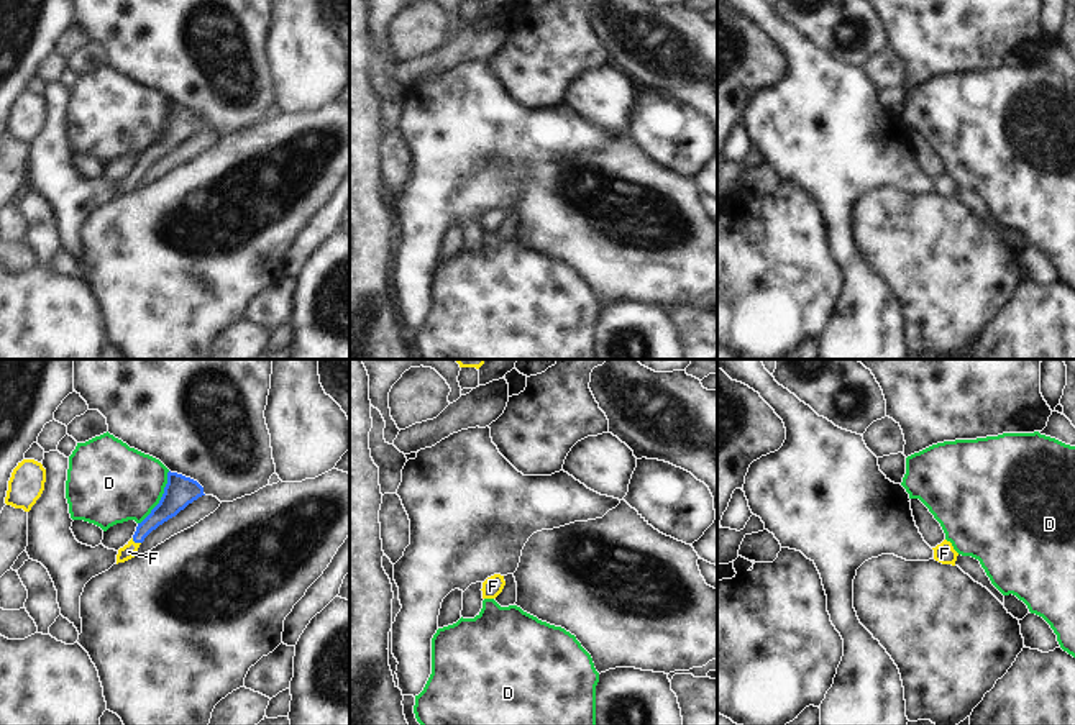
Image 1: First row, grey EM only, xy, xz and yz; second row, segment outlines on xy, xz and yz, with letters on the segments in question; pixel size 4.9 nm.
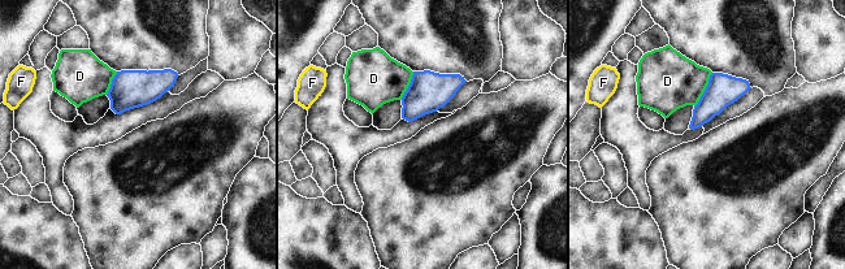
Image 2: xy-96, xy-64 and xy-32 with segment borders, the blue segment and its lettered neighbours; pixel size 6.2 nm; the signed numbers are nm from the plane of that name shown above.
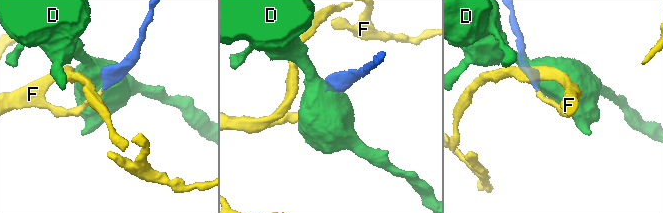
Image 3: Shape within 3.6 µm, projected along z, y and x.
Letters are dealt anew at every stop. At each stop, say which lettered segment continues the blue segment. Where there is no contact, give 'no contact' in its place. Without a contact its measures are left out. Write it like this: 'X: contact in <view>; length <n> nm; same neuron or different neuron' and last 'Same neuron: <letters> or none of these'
D: contact in xy; length 300 nm; different neuron
F: contact in xy; length 50 nm; same neuron
Same neuron: F

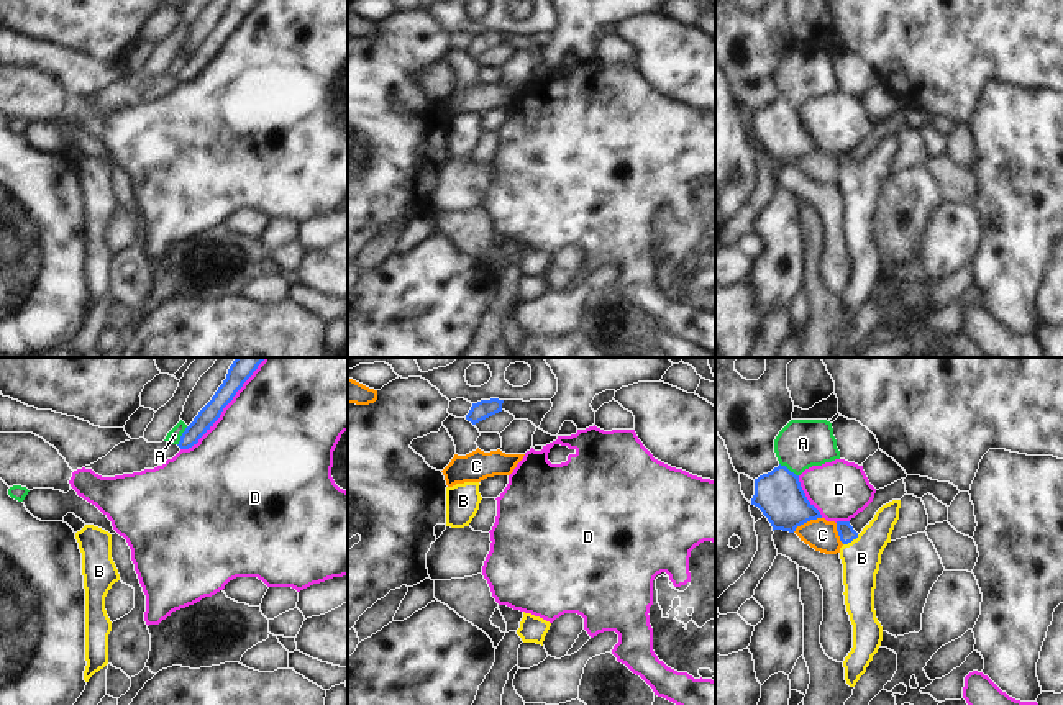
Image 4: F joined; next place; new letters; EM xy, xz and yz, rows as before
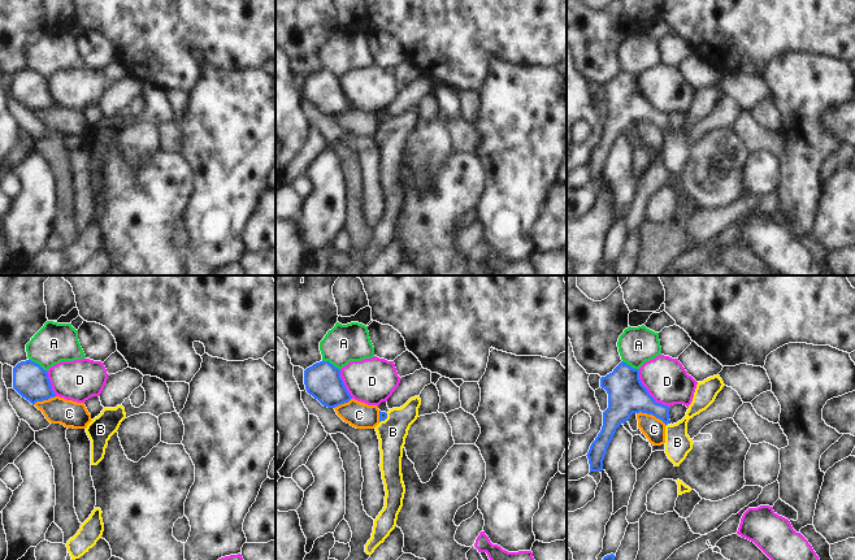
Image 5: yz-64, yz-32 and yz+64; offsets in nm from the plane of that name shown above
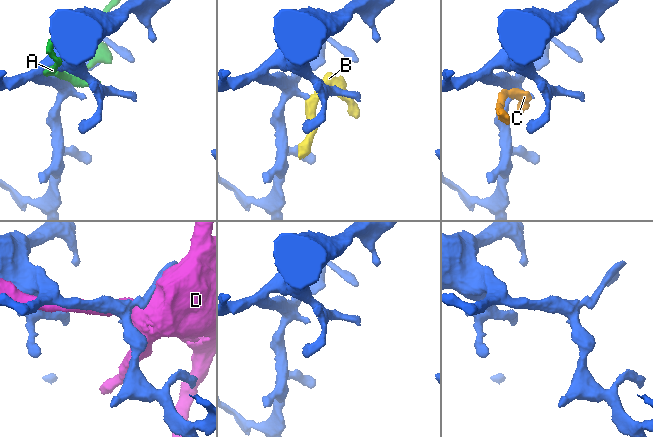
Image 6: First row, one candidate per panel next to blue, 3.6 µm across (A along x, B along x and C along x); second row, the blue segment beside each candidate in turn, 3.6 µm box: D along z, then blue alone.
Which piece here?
A: contact in yz; length 120 nm; different neuron
B: contact in yz; length 90 nm; same neuron
C: contact in yz; length 160 nm; different neuron
D: contact in xy; length 600 nm; different neuron
Same neuron: B

